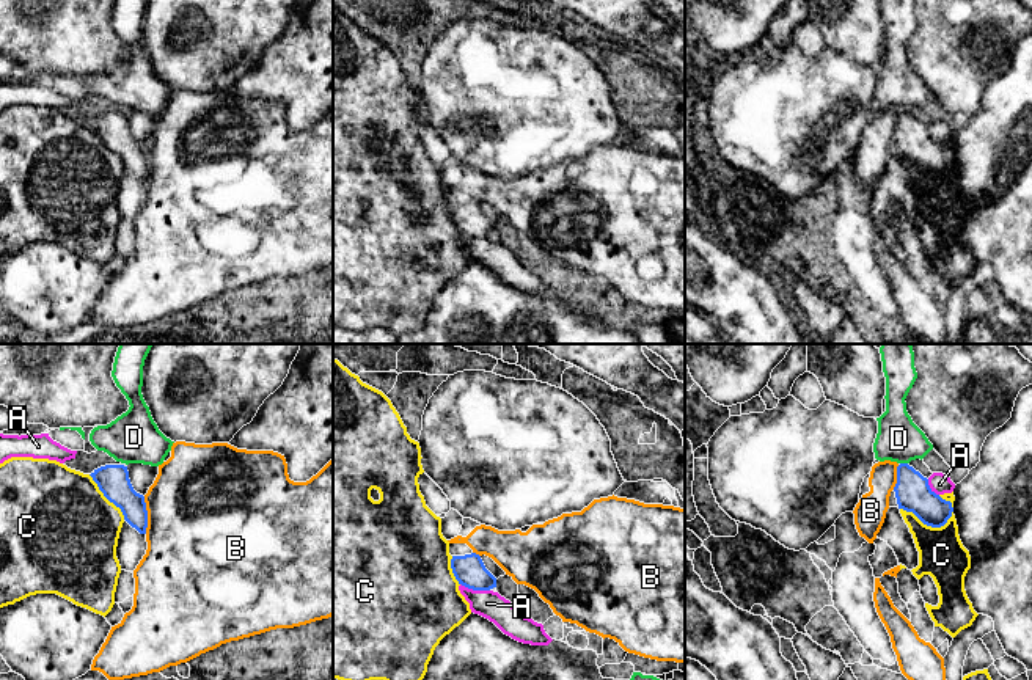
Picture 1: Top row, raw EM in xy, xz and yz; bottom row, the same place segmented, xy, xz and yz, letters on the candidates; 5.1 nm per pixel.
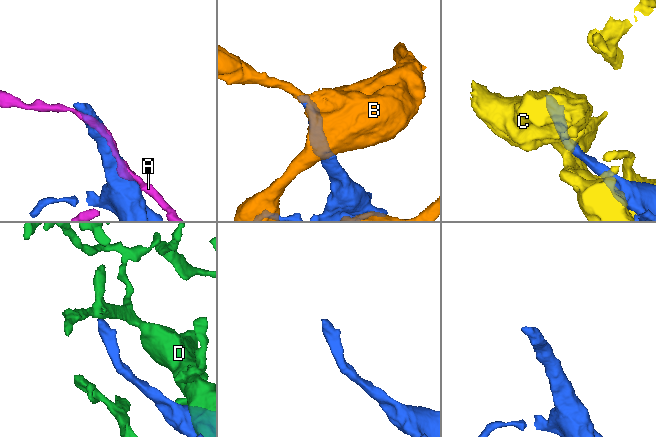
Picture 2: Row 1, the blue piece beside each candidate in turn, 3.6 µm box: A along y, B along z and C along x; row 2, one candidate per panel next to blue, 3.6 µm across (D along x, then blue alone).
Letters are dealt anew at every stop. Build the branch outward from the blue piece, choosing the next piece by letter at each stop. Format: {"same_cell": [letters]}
{"same_cell": []}

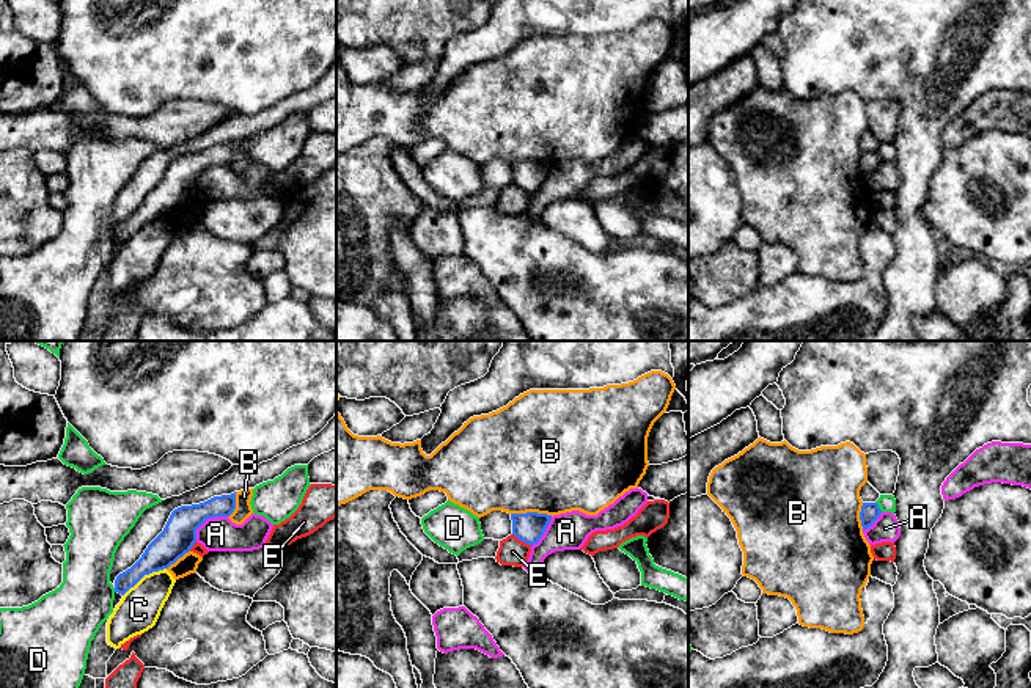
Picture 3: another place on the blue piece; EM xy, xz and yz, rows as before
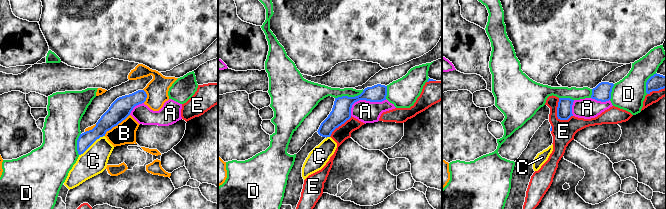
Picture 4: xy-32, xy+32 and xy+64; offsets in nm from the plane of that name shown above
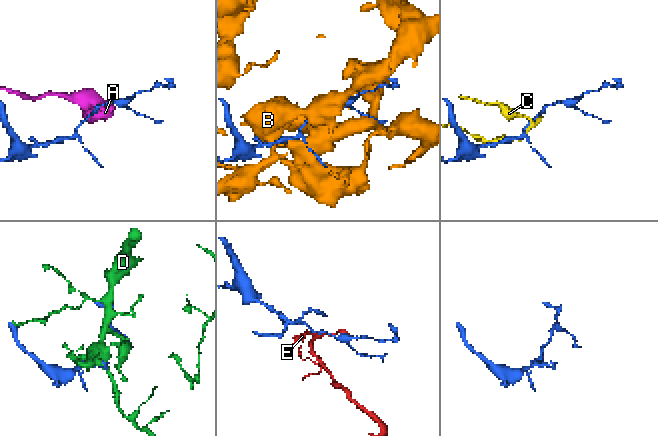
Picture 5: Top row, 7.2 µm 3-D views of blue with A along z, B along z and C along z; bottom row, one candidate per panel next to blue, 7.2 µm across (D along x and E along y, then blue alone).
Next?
{"same_cell": []}

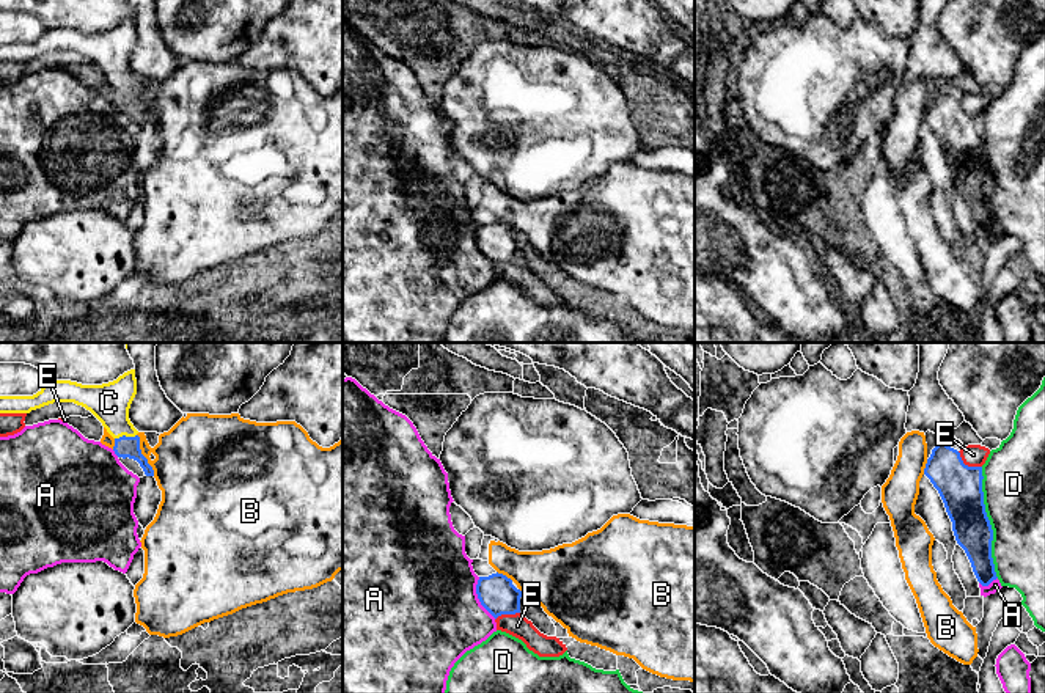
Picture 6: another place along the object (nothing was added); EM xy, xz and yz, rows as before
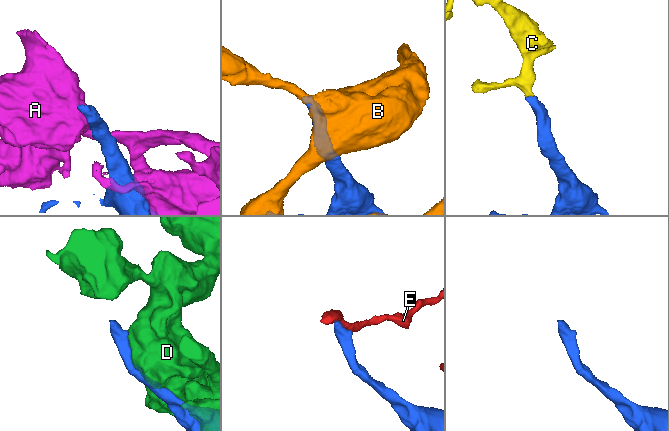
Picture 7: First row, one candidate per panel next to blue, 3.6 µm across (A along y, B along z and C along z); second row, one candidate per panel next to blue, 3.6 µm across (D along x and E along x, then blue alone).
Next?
{"same_cell": ["C"]}

